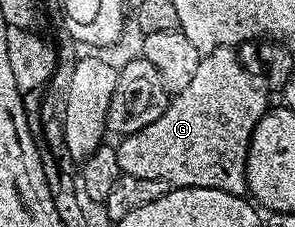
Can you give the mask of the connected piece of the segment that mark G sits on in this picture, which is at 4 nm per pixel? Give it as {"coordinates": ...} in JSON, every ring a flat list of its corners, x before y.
{"coordinates":[[217,48,203,55,192,82,171,99,169,106,152,122,131,136,123,136,116,147,122,175,132,178,160,178,175,188,215,188,246,196,246,163,254,127,268,110,267,89,238,60,234,48]]}

